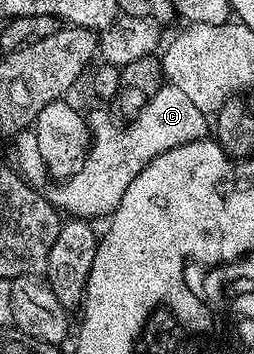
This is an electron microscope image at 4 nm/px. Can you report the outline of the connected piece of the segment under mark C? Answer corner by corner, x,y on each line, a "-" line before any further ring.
162,83
158,92
153,95
148,104
138,113
138,116
130,119
125,127
115,123
116,117
106,111
106,107
98,106
92,113
89,112
87,121
90,131
90,148
85,155
83,168
71,177
60,183
61,191
53,196
56,205
68,211
72,217
82,217
86,220
108,217
122,200
127,188
131,186
131,180
135,178
155,158
171,148
179,147
183,143
197,142
201,138
208,137
211,130
211,122
208,115
201,113
199,108
185,95
184,91
169,83

